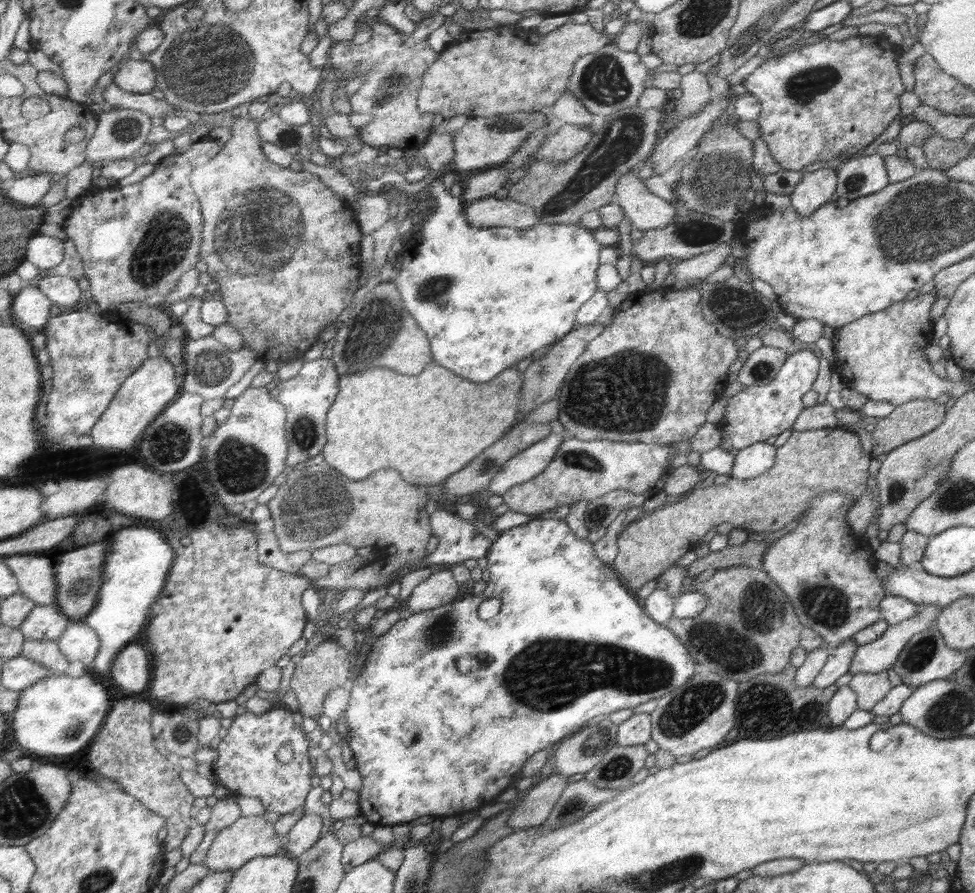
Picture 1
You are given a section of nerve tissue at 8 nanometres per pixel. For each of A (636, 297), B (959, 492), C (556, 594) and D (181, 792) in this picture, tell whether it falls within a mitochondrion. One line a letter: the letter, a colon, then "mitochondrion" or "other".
A: other
B: mitochondrion
C: other
D: other

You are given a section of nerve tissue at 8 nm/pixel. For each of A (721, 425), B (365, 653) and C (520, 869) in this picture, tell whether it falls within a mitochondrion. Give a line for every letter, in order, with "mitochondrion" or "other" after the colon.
A: other
B: other
C: other

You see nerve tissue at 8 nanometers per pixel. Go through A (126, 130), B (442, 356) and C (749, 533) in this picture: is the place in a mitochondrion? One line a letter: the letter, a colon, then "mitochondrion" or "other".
A: mitochondrion
B: other
C: other

